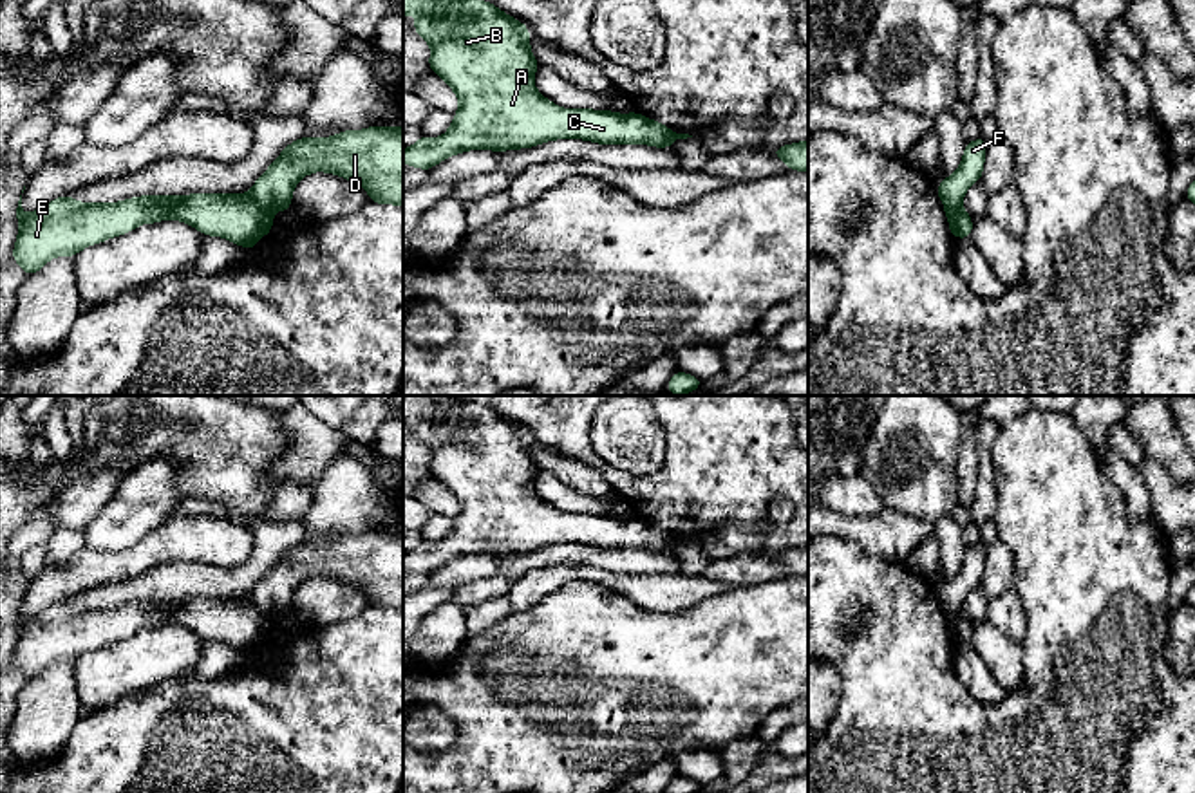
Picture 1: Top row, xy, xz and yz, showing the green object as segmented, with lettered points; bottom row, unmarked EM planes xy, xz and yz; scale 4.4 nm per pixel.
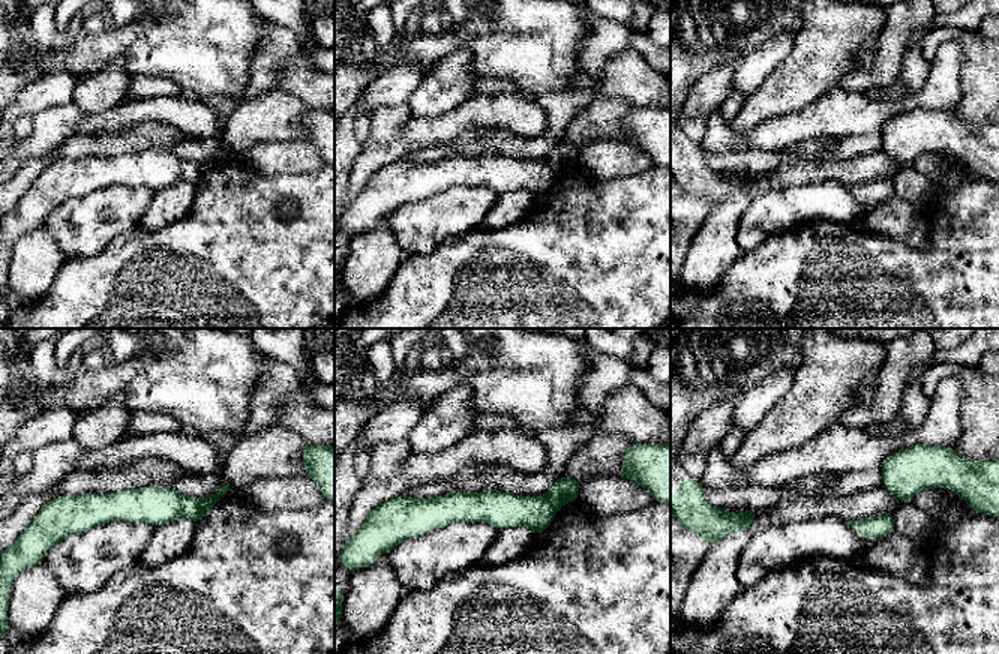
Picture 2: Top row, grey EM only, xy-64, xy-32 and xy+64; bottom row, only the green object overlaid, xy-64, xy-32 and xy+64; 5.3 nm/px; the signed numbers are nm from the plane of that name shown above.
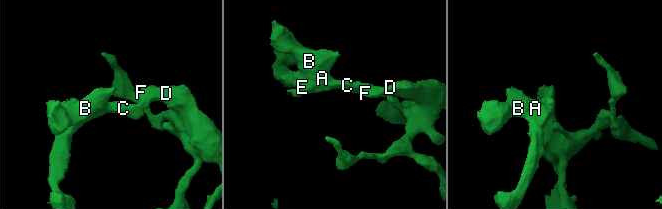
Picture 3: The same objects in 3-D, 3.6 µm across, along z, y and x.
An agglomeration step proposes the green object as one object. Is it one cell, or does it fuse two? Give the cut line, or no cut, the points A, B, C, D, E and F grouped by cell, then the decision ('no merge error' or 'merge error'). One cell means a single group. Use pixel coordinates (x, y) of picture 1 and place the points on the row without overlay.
xy (250, 597), (272, 618) | A B C E / D F | merge error

